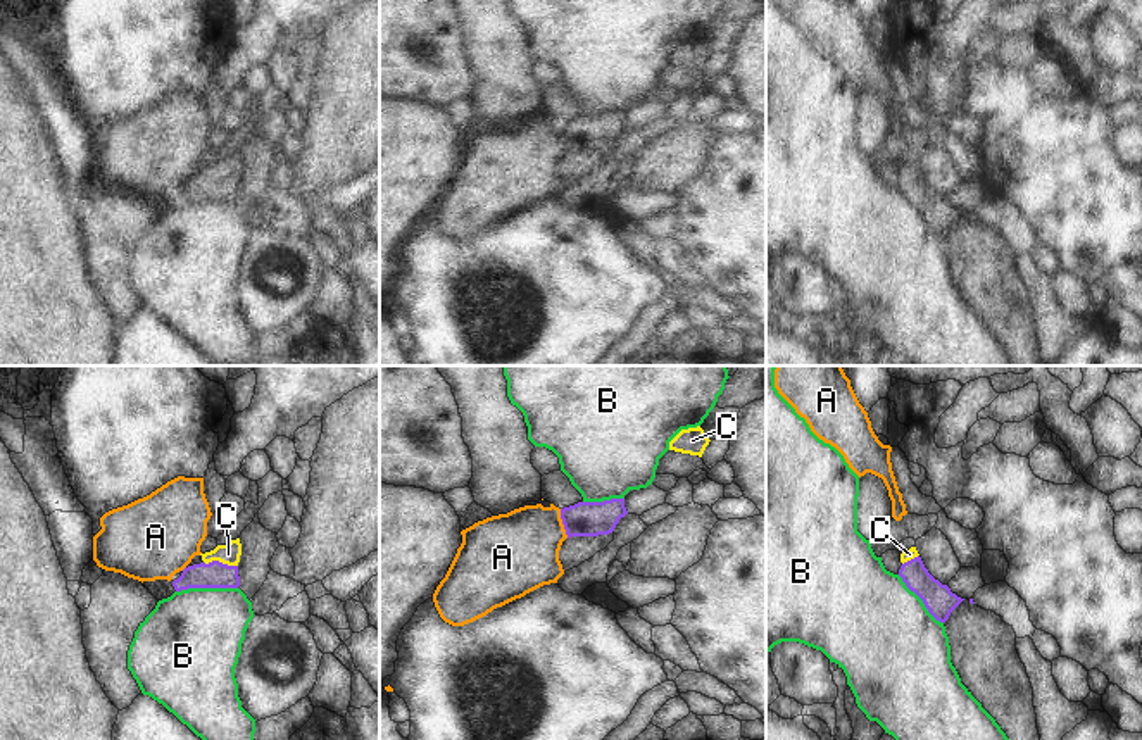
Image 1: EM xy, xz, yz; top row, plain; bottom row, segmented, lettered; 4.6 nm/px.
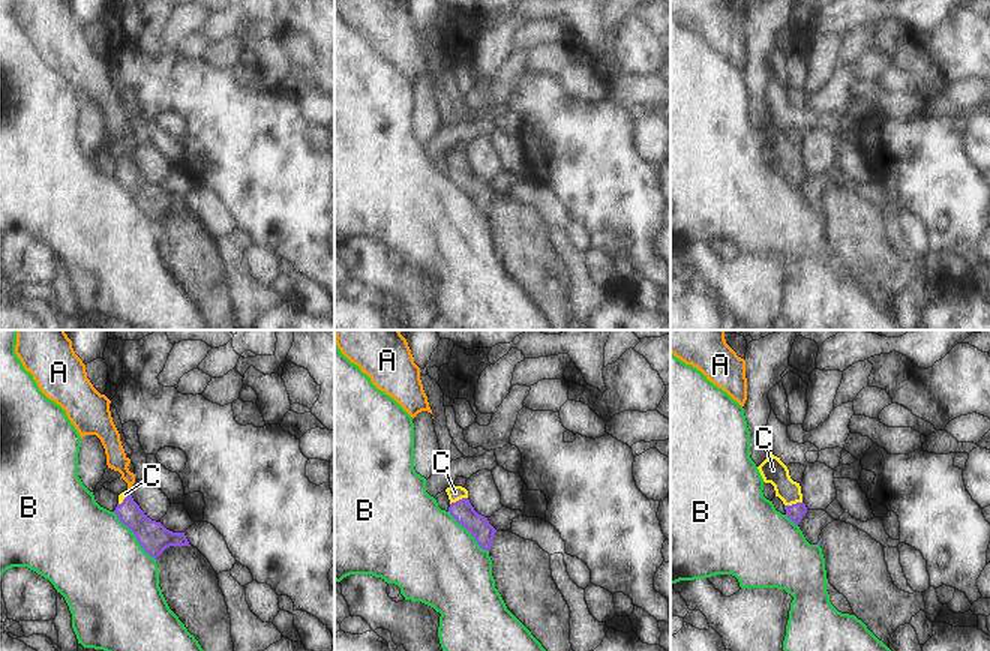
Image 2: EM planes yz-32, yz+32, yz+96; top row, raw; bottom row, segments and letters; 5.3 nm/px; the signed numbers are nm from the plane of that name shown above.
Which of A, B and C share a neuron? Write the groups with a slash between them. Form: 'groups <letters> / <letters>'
groups A / B / C

